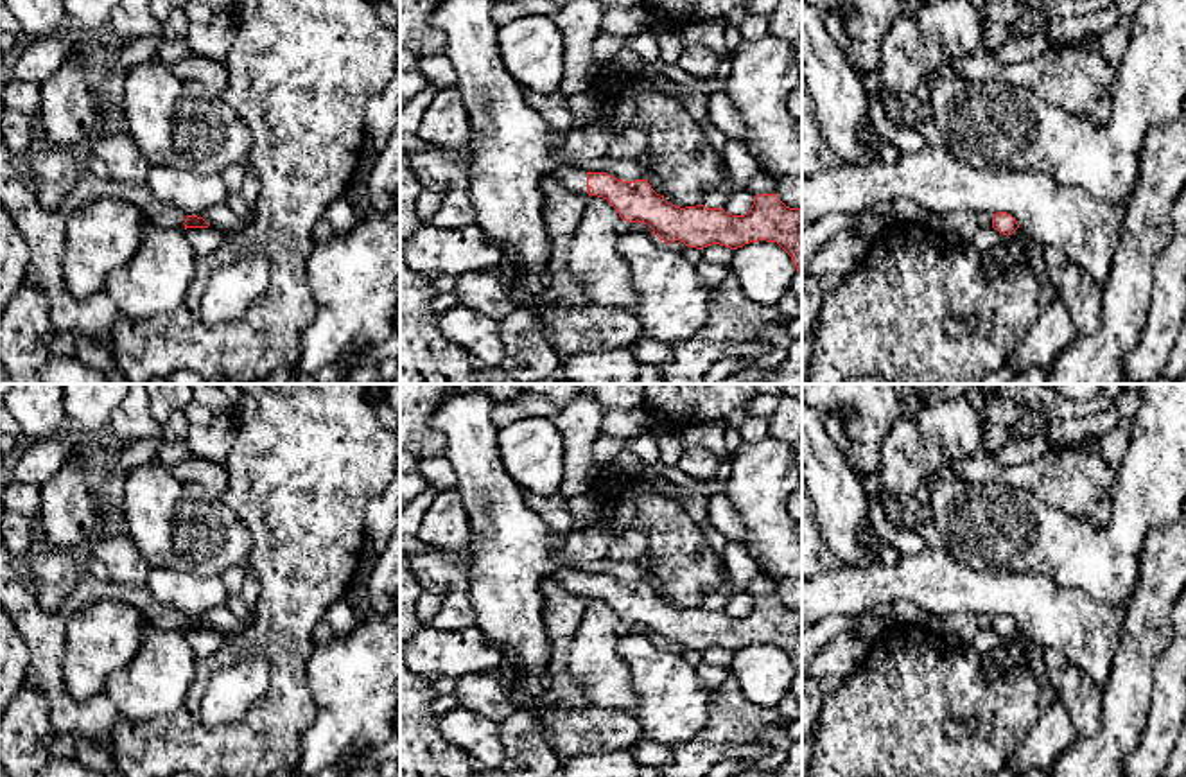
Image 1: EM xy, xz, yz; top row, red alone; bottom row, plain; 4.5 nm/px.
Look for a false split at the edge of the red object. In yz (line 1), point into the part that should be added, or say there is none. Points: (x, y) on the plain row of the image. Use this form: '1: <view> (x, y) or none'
1: none

